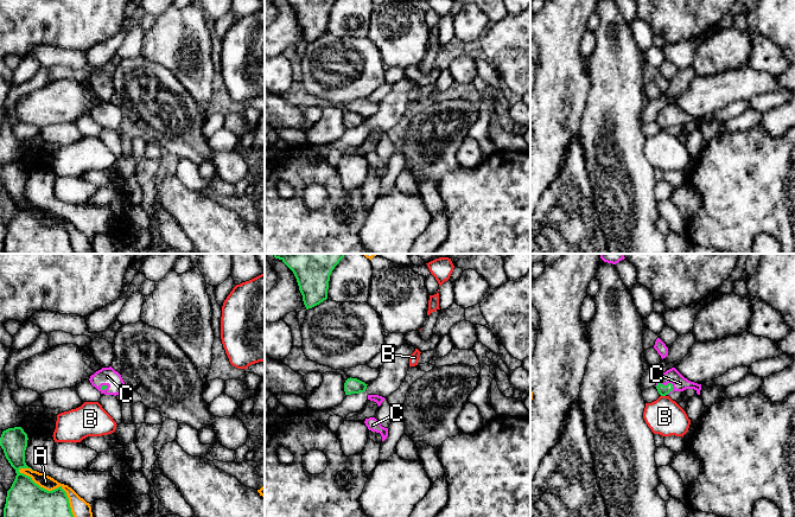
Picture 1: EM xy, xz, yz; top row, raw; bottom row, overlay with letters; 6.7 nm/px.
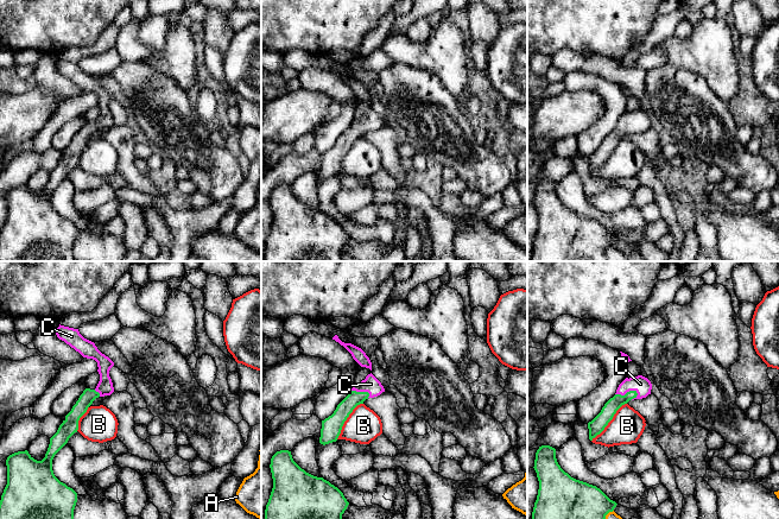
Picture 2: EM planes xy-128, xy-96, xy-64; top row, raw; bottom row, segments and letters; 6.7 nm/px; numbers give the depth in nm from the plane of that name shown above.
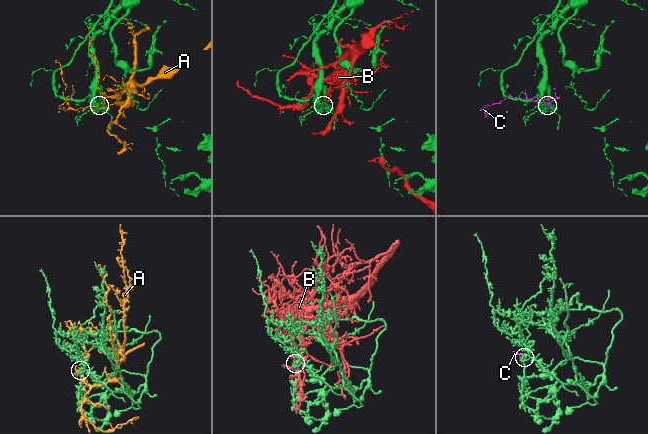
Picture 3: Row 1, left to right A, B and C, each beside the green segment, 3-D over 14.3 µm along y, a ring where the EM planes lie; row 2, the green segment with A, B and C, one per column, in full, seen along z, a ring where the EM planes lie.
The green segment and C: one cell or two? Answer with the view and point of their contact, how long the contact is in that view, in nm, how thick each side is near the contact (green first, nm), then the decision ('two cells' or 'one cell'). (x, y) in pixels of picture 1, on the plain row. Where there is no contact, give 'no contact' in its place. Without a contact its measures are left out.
yz (667, 119) | 140 nm | 70/100 nm | one cell

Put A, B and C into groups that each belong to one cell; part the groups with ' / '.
A / B / C

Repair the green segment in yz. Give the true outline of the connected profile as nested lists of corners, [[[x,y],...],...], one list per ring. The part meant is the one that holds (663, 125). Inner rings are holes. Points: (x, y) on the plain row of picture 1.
[[[675,102],[663,107],[656,117],[656,123],[661,130],[672,128],[673,126],[683,126],[694,123],[700,129],[701,119],[694,117],[685,113]]]

